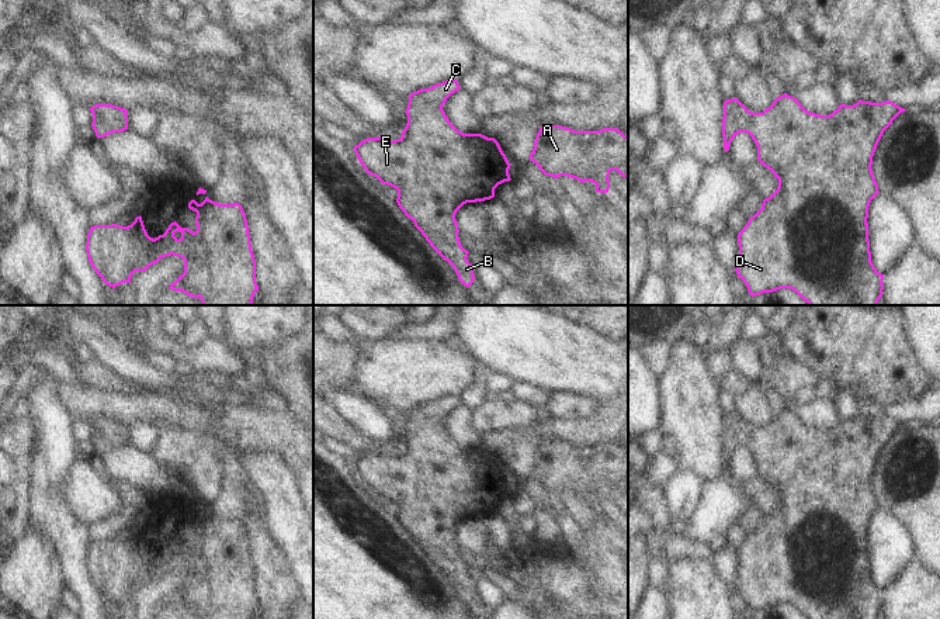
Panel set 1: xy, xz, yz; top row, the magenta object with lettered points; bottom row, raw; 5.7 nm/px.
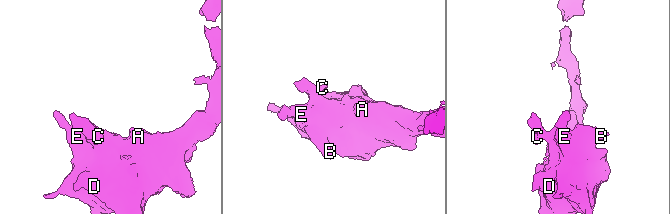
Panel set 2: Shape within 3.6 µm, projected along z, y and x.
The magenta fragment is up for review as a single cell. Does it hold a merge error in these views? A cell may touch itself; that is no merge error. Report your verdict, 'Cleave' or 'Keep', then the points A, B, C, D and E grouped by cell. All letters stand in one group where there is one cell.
Keep. Groups: A B C D E.

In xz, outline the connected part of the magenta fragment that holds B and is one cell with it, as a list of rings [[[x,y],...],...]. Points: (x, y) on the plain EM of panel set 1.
[[[445,395],[413,407],[409,409],[407,439],[402,452],[395,456],[385,452],[367,453],[354,461],[354,467],[370,491],[398,505],[399,523],[430,561],[452,581],[458,595],[469,602],[475,595],[474,582],[466,574],[469,567],[461,561],[455,529],[466,518],[493,513],[495,504],[511,495],[511,480],[495,453],[464,449],[450,438],[443,421],[459,404],[458,395]]]

